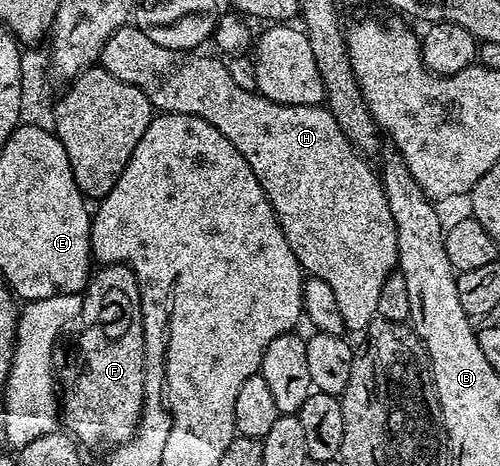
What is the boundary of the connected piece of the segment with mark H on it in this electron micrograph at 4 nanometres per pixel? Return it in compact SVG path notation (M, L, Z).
M127 24L108 36L102 49L100 64L105 70L112 72L116 80L124 80L124 84L140 88L144 96L148 96L155 111L201 116L208 120L208 124L212 124L212 128L228 136L236 152L240 152L240 156L248 160L248 168L252 168L256 180L260 180L260 188L264 188L276 212L288 240L288 248L292 248L303 271L324 280L324 284L332 288L332 296L336 296L336 305L340 307L340 316L347 331L365 331L378 317L380 288L384 288L384 280L395 273L398 264L396 224L384 196L379 171L375 167L373 170L370 167L373 165L355 150L325 105L276 104L260 93L232 84L226 62L223 59L209 58L202 53L164 48L150 40L140 27Z

